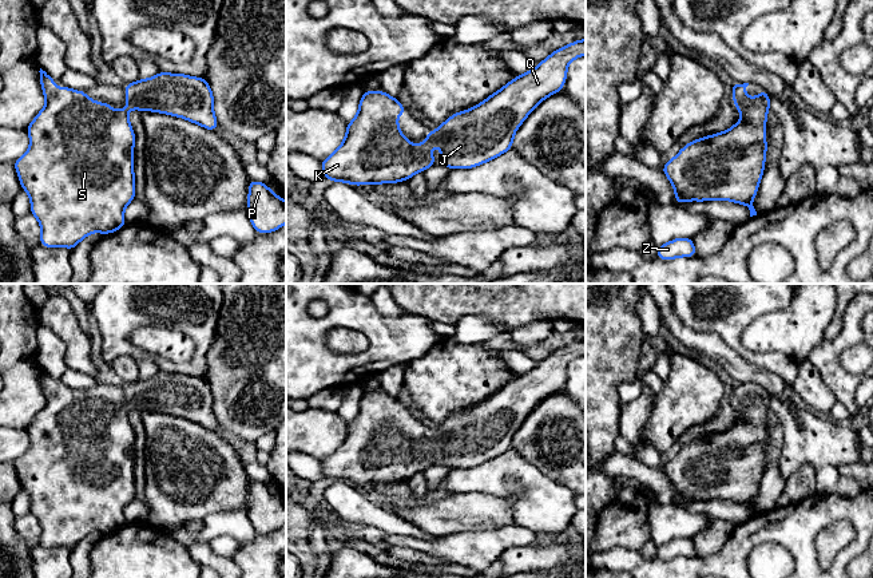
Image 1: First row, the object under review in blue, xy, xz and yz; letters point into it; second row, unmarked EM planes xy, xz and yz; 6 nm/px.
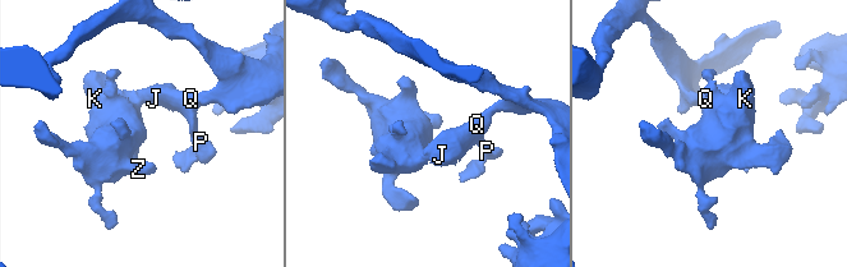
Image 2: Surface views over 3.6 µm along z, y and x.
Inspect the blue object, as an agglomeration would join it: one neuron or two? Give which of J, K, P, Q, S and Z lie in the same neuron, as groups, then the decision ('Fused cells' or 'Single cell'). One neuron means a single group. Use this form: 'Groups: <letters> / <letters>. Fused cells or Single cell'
Groups: J K P Q S Z. Single cell

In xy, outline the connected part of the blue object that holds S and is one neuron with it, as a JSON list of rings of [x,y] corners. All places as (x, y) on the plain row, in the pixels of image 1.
[[[40,368],[40,385],[45,405],[25,429],[31,444],[24,455],[13,462],[21,488],[31,498],[31,510],[41,527],[40,543],[45,547],[64,546],[72,550],[83,538],[94,531],[110,534],[126,524],[124,507],[135,499],[134,443],[135,434],[128,420],[131,408],[174,415],[197,423],[210,431],[219,427],[214,415],[214,396],[205,377],[183,373],[159,372],[150,379],[139,379],[124,385],[127,405],[115,411],[108,403],[94,401],[84,391],[66,385],[55,389],[55,379]]]

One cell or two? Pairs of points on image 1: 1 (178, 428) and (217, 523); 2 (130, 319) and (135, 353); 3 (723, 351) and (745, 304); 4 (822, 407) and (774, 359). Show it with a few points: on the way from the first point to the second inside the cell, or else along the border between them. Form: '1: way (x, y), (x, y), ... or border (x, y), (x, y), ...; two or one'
1: border (243, 509), (214, 511), (202, 521); two
2: way (125, 327), (125, 343), (127, 345); one
3: border (697, 332), (714, 332), (730, 348), (752, 363); two
4: border (797, 363), (797, 375), (792, 386); two

